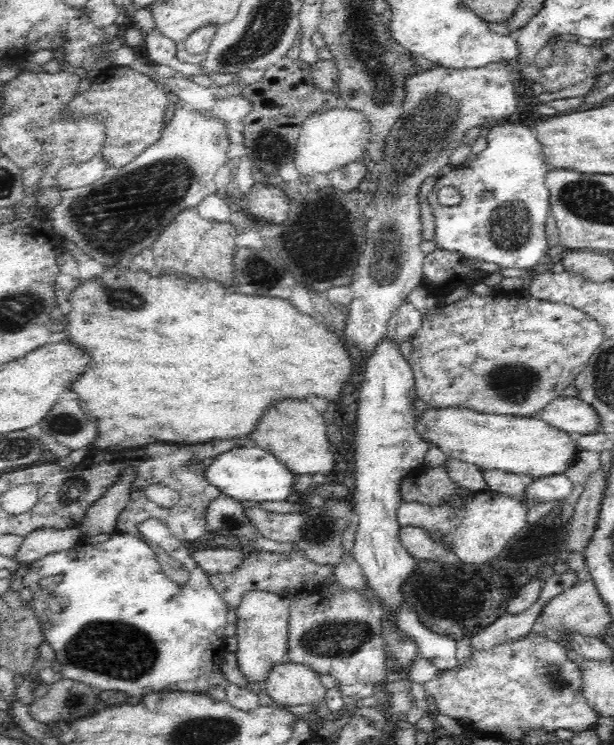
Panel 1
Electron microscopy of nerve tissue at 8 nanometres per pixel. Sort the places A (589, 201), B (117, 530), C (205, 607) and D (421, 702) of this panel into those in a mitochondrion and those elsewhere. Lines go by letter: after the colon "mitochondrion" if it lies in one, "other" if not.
A: mitochondrion
B: other
C: other
D: other

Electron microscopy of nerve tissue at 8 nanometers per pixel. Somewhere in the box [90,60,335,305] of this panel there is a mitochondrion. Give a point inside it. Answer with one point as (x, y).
(269, 149)

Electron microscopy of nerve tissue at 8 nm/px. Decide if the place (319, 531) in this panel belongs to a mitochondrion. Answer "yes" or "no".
yes

